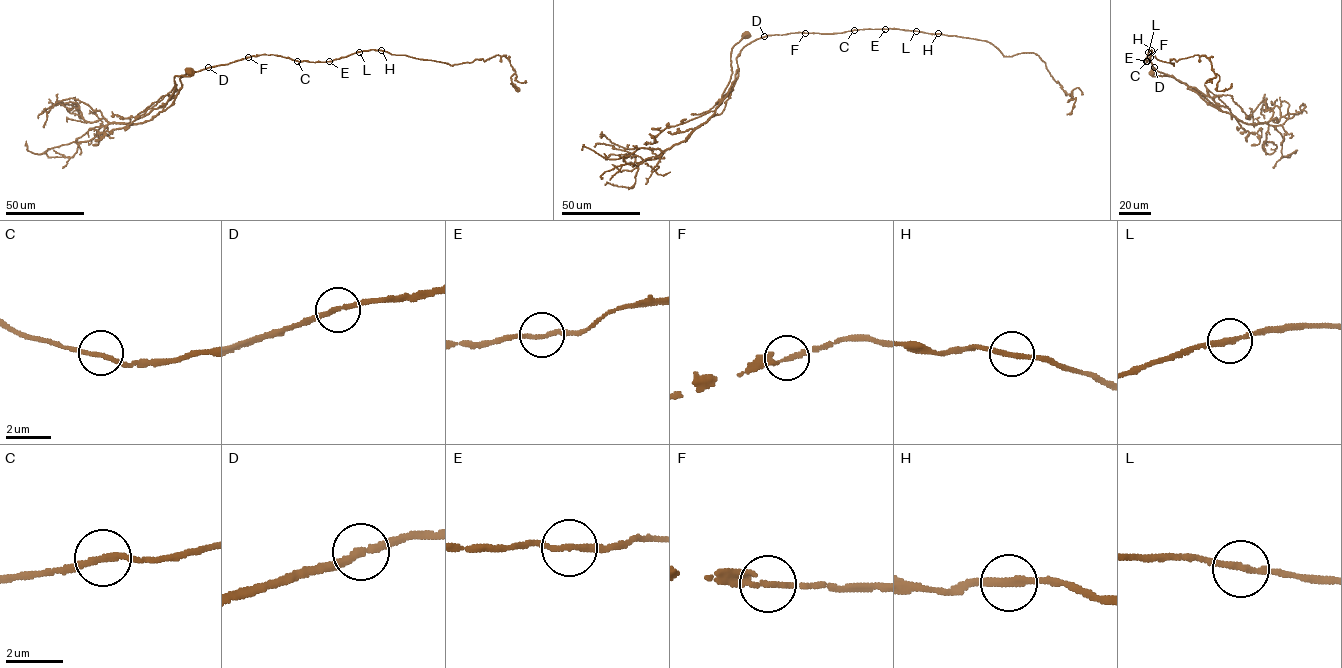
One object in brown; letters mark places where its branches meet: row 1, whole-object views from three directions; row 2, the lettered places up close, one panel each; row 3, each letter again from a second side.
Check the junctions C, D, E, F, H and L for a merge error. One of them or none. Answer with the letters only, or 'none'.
none

